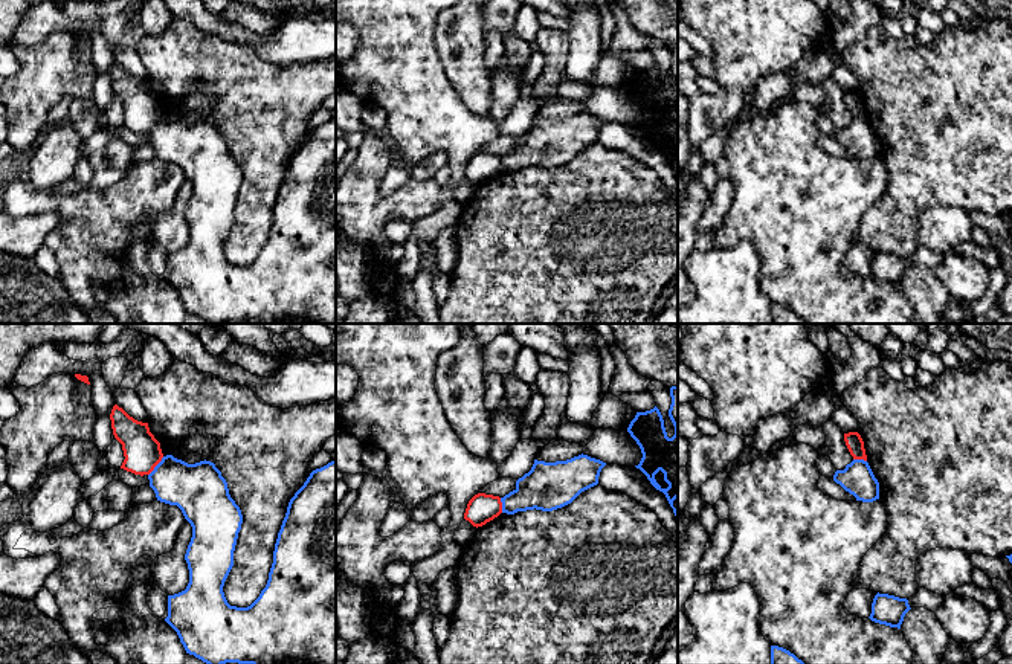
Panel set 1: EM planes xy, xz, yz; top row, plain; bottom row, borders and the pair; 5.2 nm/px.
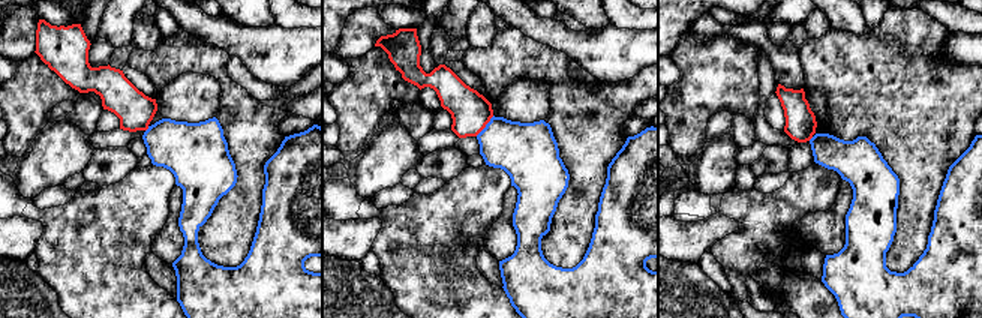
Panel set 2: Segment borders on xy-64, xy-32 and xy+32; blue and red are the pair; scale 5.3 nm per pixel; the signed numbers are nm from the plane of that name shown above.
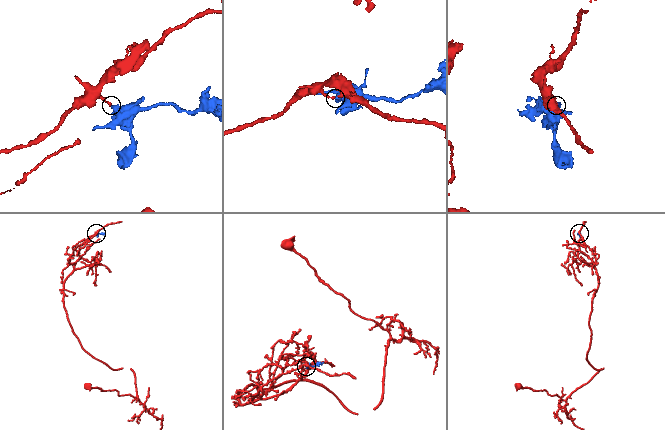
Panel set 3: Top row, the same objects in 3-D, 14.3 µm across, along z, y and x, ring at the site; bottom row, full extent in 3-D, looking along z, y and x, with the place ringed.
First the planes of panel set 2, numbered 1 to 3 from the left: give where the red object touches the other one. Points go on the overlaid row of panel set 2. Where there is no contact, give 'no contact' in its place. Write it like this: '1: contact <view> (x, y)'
1: contact xy-64 (147, 129)
2: contact xy-32 (486, 126)
3: contact xy+32 (811, 138)

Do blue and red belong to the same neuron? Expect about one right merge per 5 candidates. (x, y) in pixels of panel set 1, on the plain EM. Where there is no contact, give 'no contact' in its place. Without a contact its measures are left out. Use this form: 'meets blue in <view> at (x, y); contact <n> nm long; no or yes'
meets blue in xy at (156, 124); contact 130 nm long; no

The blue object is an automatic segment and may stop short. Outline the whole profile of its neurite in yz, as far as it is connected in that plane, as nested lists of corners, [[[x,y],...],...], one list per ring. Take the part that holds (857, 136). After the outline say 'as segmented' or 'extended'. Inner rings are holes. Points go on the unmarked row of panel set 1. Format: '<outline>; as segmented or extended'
[[[853,118],[844,128],[836,128],[833,139],[853,153],[856,159],[873,160],[879,157],[879,140],[864,118]]]; as segmented

